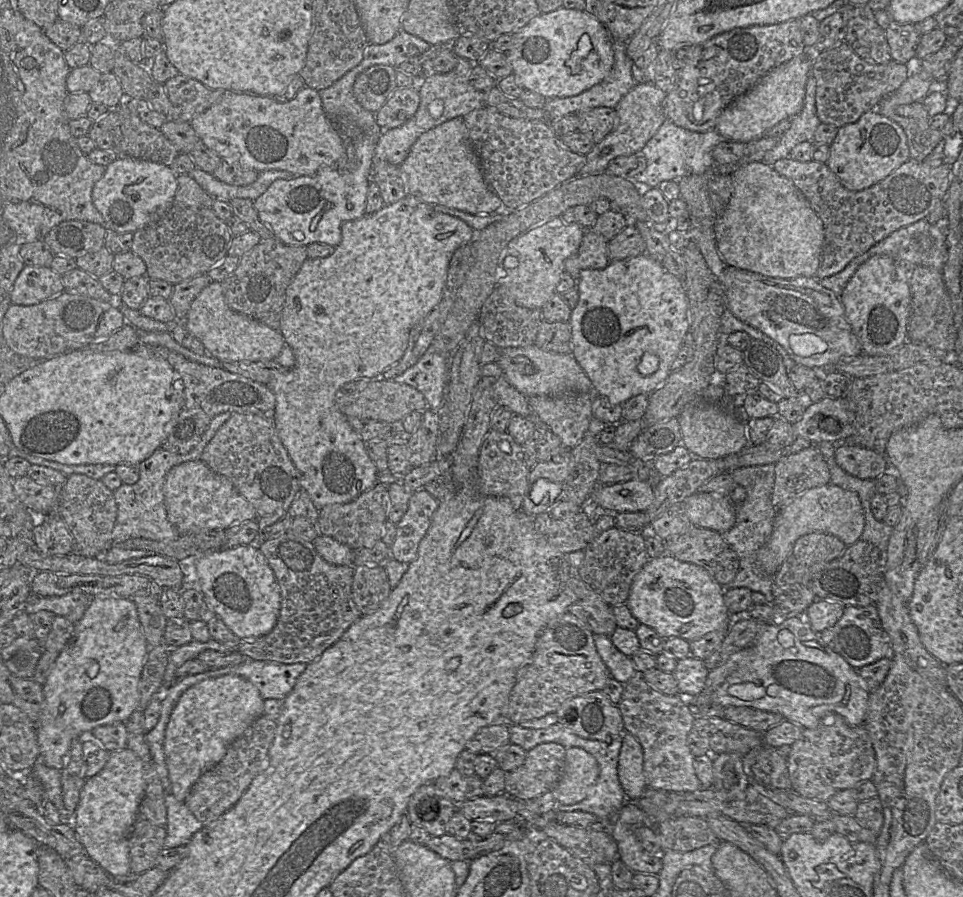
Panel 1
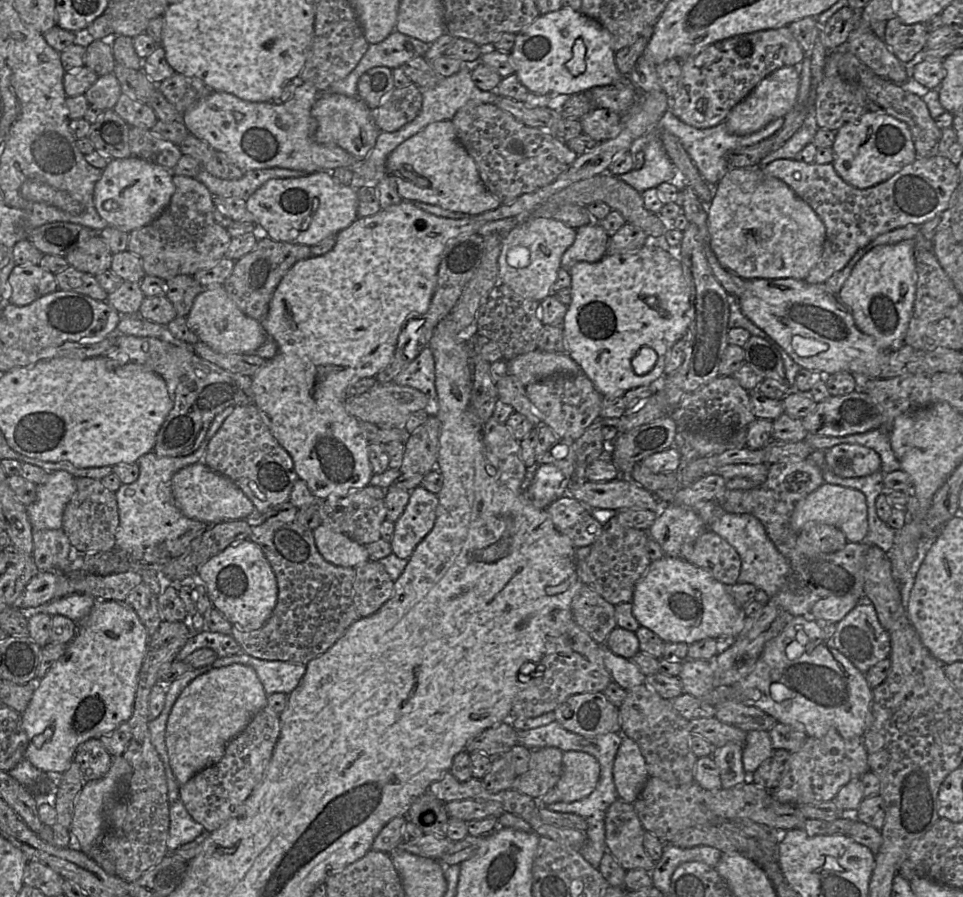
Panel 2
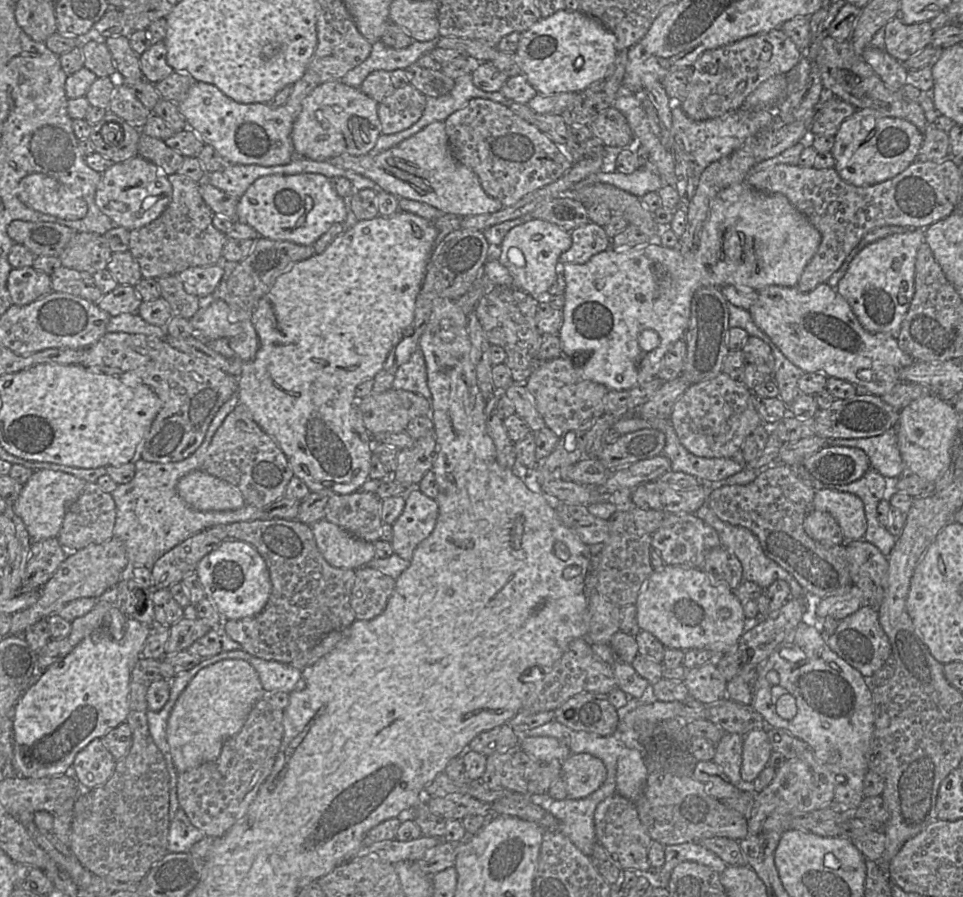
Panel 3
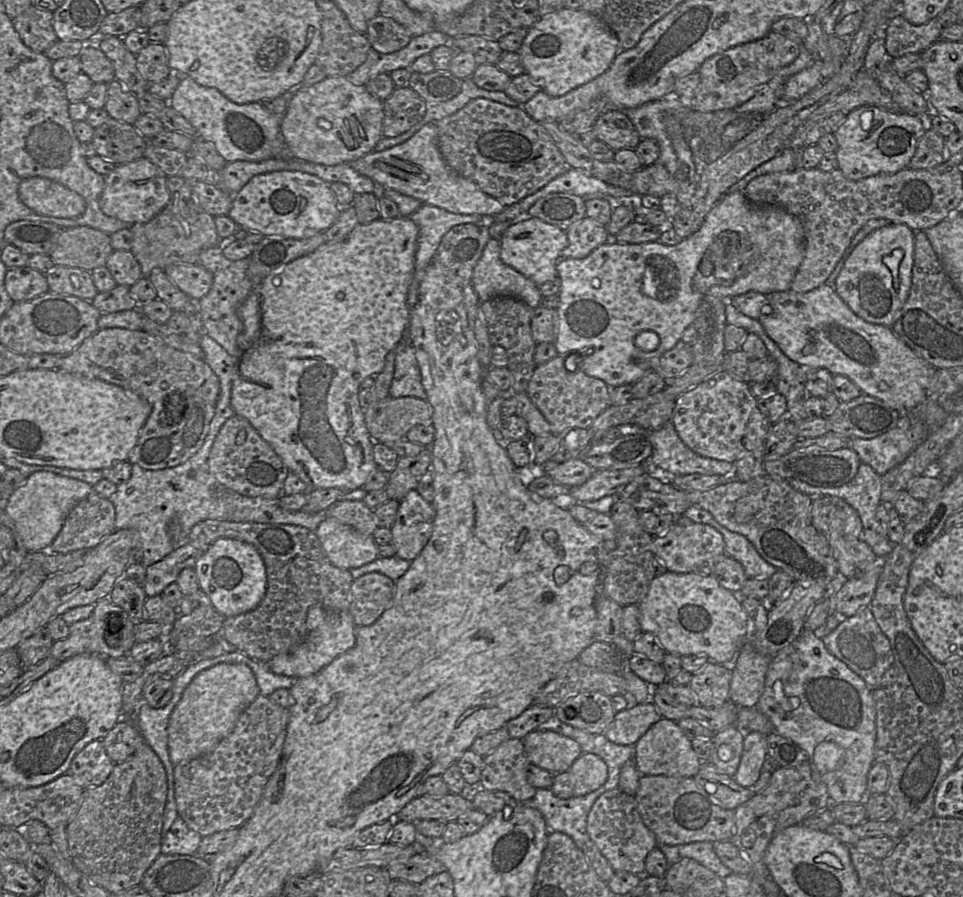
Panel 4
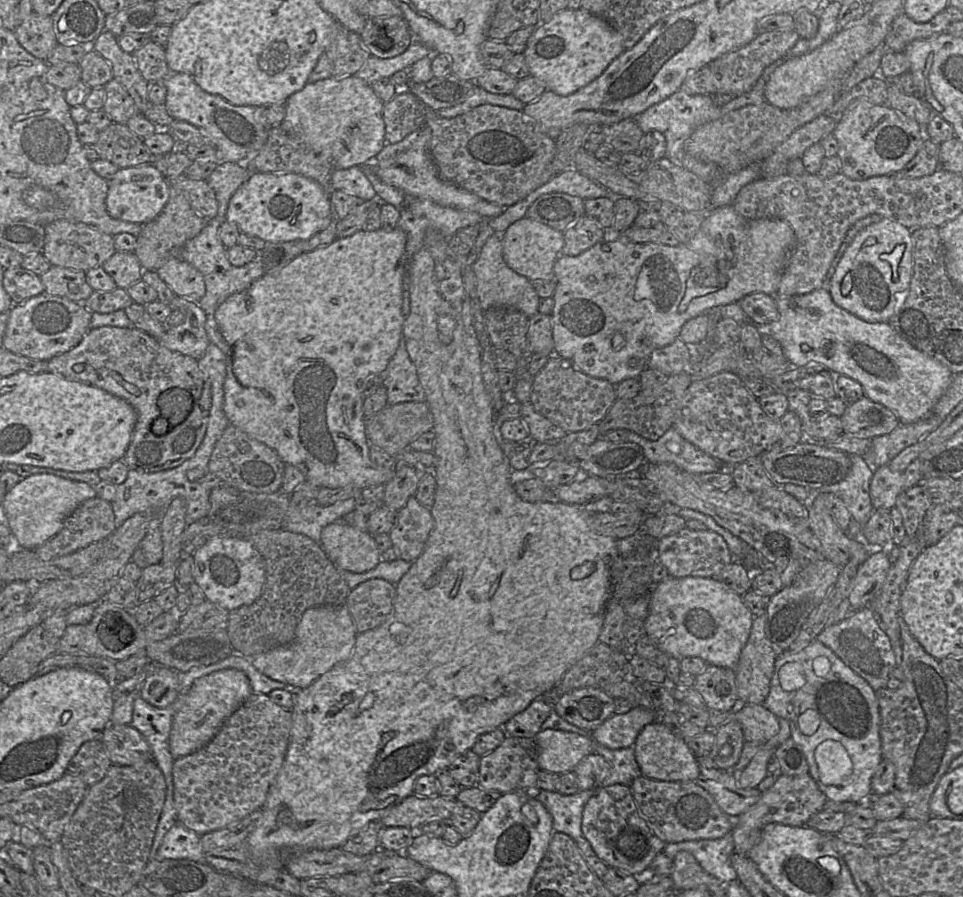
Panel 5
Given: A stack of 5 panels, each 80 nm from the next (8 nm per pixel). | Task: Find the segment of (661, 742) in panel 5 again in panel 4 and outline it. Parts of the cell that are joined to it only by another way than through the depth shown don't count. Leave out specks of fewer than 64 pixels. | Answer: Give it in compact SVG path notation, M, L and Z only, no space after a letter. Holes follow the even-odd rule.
M661 718L654 723L634 745L634 762L642 775L665 775L669 777L693 778L702 761L698 758L691 740L683 733L677 722Z

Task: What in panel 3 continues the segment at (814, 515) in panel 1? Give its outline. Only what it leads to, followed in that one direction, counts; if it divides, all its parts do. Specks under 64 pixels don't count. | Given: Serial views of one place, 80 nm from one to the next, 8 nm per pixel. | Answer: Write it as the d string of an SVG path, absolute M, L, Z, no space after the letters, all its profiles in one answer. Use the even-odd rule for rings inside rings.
M830 489L817 490L812 509L830 513L847 541L863 539L867 521L863 502L858 496Z

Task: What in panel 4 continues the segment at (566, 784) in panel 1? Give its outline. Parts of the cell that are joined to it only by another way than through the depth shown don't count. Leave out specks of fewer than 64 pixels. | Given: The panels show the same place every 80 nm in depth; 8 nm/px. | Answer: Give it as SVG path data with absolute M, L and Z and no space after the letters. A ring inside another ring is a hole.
M582 753L568 770L574 796L584 796L601 787L608 778L606 763L597 755Z

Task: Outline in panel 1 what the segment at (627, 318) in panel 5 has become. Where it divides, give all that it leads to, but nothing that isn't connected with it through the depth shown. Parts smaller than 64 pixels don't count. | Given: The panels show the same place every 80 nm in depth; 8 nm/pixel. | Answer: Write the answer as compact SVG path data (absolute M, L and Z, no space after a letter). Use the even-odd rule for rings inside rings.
M763 161L749 163L730 175L733 193L715 224L716 247L723 261L773 278L815 278L825 239L824 224L802 192ZM642 254L612 260L604 269L584 269L576 287L579 301L568 321L572 331L571 353L591 380L595 395L605 396L618 405L639 394L649 396L671 373L671 365L690 330L691 309L682 281L654 258ZM647 352L658 357L658 367L653 373L642 375L637 366Z

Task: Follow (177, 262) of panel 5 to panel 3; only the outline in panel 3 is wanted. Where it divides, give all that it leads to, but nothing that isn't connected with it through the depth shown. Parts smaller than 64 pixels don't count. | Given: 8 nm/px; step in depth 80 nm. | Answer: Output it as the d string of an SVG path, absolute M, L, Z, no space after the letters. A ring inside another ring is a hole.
M222 261L212 266L189 267L178 274L185 290L202 301L211 297L223 277Z

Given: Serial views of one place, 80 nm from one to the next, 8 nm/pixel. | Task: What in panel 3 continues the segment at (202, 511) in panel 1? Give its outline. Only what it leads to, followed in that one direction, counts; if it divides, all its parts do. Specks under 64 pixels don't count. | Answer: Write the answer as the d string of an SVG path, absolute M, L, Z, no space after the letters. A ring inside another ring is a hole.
M203 469L193 470L180 478L177 491L189 506L200 511L235 510L246 503L236 486Z

